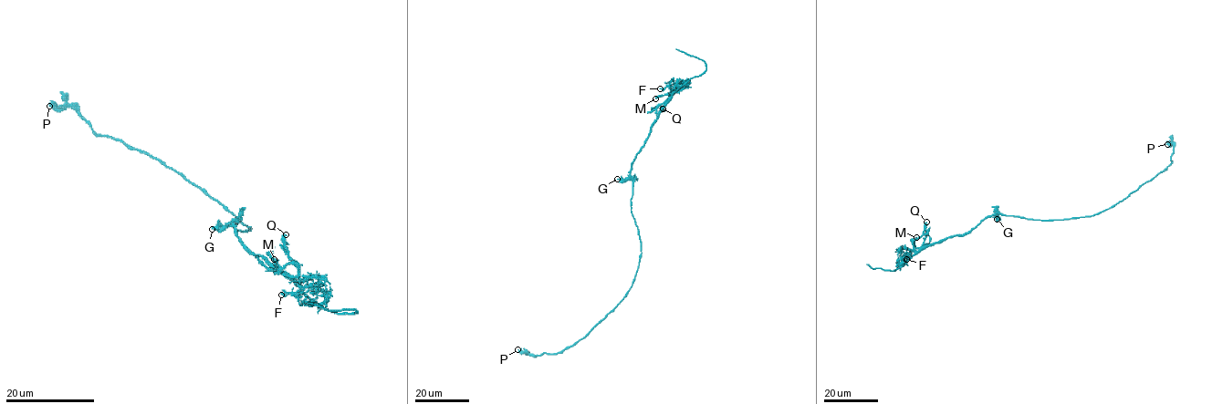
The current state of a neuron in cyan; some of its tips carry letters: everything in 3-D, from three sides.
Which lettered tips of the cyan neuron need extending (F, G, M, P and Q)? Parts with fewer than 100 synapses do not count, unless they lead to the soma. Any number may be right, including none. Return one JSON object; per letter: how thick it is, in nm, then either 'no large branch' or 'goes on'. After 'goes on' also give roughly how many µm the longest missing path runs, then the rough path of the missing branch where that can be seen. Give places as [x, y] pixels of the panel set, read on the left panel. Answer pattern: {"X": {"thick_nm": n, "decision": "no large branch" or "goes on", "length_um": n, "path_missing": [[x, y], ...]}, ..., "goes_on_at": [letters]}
{"F": {"thick_nm": 130, "decision": "no large branch"}, "G": {"thick_nm": 240, "decision": "no large branch"}, "M": {"thick_nm": 180, "decision": "no large branch"}, "P": {"thick_nm": 360, "decision": "no large branch"}, "Q": {"thick_nm": 240, "decision": "no large branch"}, "goes_on_at": []}

